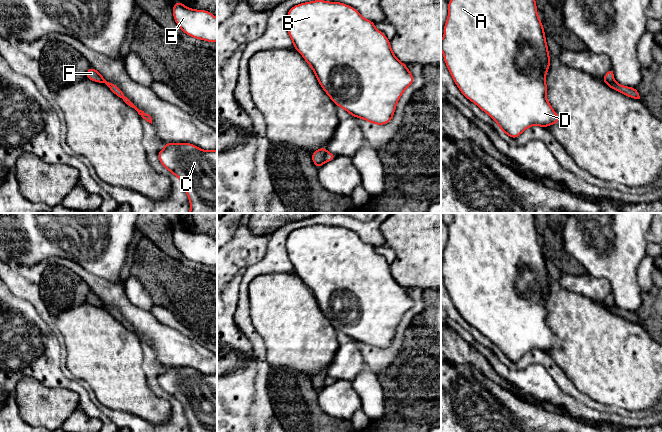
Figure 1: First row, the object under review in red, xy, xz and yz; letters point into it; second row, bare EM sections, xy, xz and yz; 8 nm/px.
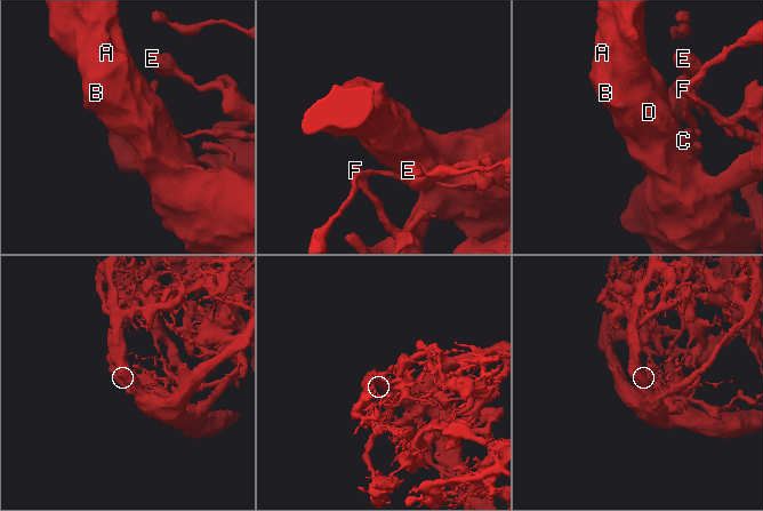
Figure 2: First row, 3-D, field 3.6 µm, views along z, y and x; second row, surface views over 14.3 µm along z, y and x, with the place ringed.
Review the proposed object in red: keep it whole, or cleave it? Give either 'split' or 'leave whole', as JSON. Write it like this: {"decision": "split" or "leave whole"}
{"decision": "split"}

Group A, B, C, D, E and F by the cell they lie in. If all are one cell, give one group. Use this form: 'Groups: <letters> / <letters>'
Groups: A B C D E / F

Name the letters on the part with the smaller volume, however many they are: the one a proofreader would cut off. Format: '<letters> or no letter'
F

